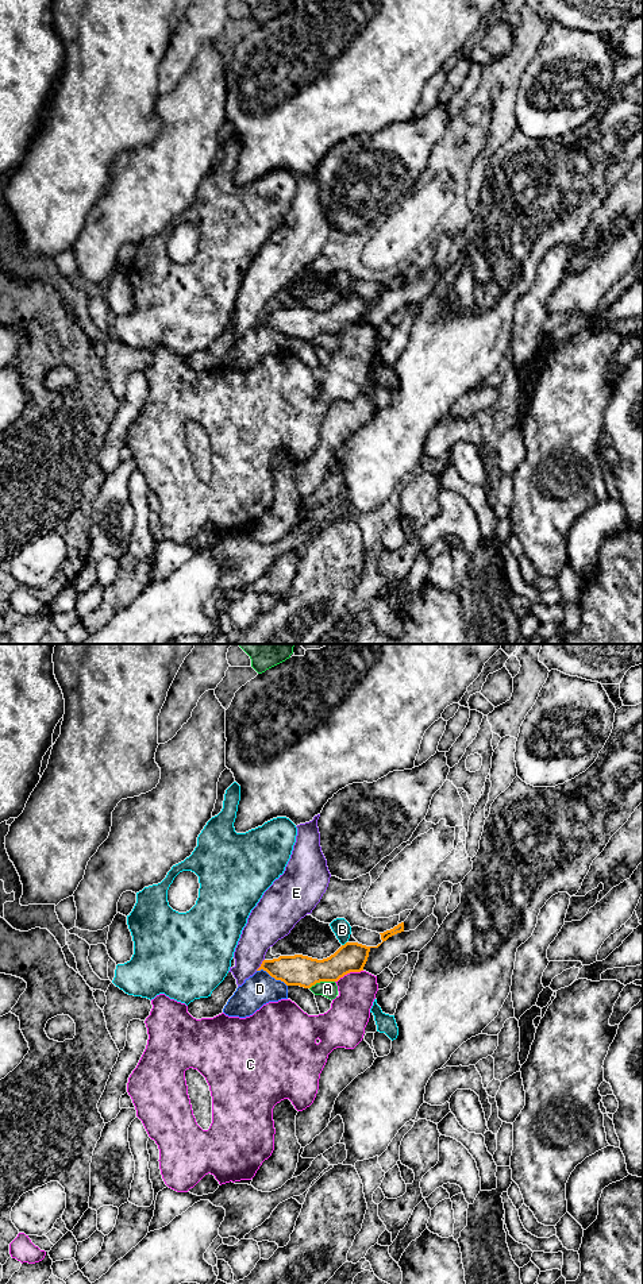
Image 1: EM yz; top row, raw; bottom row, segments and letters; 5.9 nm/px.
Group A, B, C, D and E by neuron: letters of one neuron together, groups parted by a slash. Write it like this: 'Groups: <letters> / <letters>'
Groups: A / B / C / D / E

